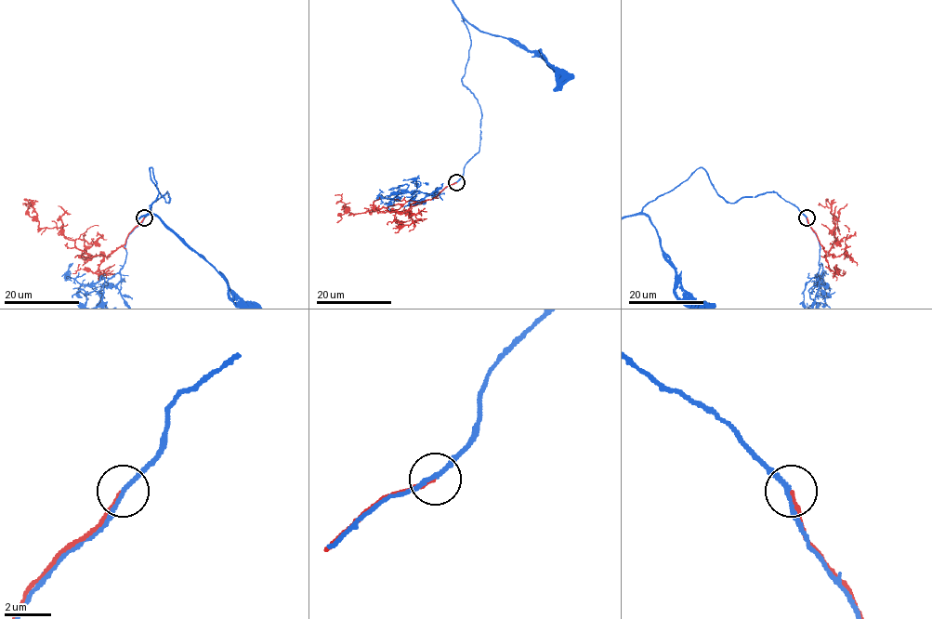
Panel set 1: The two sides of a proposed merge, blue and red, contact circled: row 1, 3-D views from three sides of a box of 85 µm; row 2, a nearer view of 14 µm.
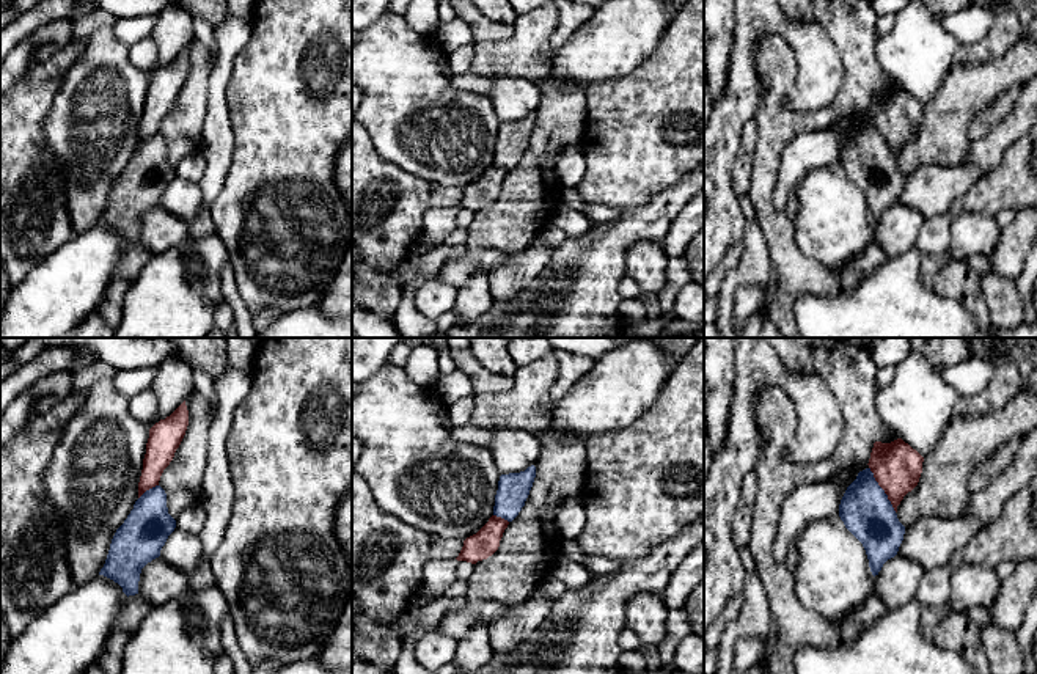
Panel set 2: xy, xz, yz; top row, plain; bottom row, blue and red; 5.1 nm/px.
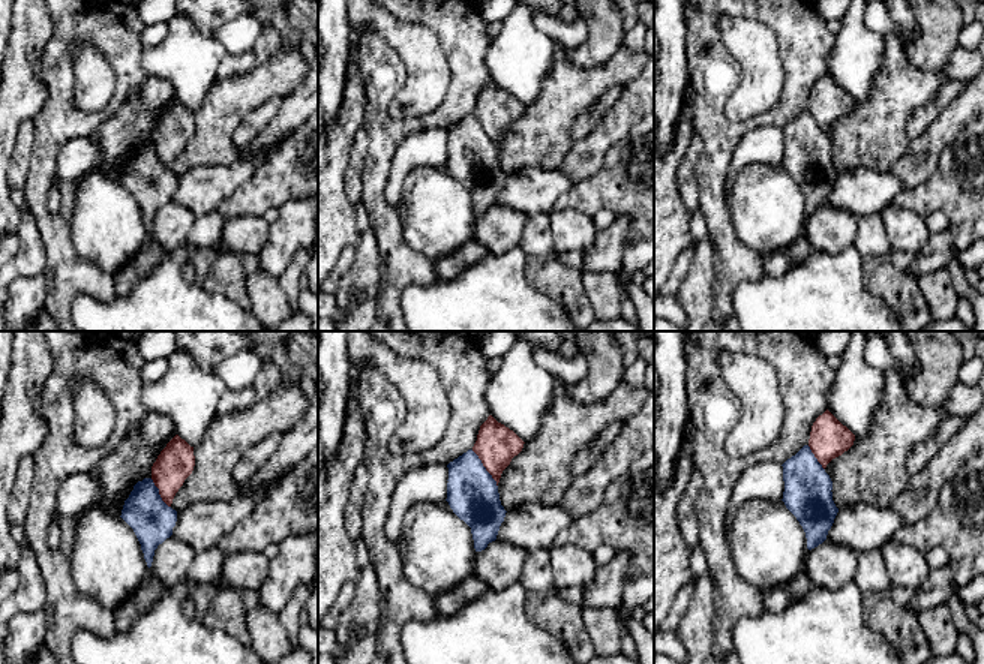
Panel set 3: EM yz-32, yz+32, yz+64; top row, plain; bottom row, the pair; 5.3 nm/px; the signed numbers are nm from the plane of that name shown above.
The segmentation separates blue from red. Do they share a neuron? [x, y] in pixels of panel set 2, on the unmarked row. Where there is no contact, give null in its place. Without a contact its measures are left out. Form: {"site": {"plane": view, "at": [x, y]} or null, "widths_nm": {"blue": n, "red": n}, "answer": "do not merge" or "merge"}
{"site": {"plane": "yz", "at": [882, 137]}, "widths_nm": {"blue": 260, "red": 240}, "answer": "merge"}

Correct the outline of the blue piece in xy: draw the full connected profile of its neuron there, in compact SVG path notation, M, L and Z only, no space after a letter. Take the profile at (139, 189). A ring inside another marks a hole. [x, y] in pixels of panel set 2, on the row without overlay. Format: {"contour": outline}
{"contour": "M185 49L165 68L149 77L143 118L138 130L138 148L116 178L104 215L104 223L129 244L138 242L141 217L160 204L176 168L168 162L167 141L159 134L189 74Z"}

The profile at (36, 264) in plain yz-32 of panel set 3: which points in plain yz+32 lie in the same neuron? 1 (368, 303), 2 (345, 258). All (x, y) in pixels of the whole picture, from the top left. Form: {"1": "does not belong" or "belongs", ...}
{"1": "belongs", "2": "does not belong"}

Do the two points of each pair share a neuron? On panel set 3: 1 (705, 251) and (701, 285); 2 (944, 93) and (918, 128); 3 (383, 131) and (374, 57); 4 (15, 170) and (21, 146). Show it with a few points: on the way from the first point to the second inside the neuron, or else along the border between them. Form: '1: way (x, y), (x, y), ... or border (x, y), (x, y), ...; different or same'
1: way (702, 260), (701, 276); same
2: way (938, 102), (921, 119); same
3: way (378, 113), (378, 75); same
4: way (18, 164), (21, 152); same

